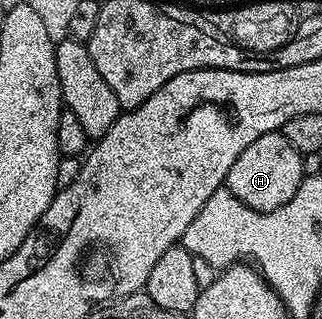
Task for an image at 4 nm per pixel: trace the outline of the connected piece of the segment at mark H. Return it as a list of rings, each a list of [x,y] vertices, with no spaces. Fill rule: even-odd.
[[[281,132],[260,136],[260,140],[248,144],[248,148],[244,148],[240,156],[236,156],[236,164],[228,168],[225,189],[230,190],[232,196],[236,196],[236,200],[240,200],[248,208],[260,212],[272,212],[288,204],[288,200],[296,196],[296,188],[300,188],[304,177],[302,156],[299,150],[288,144],[288,140]]]

